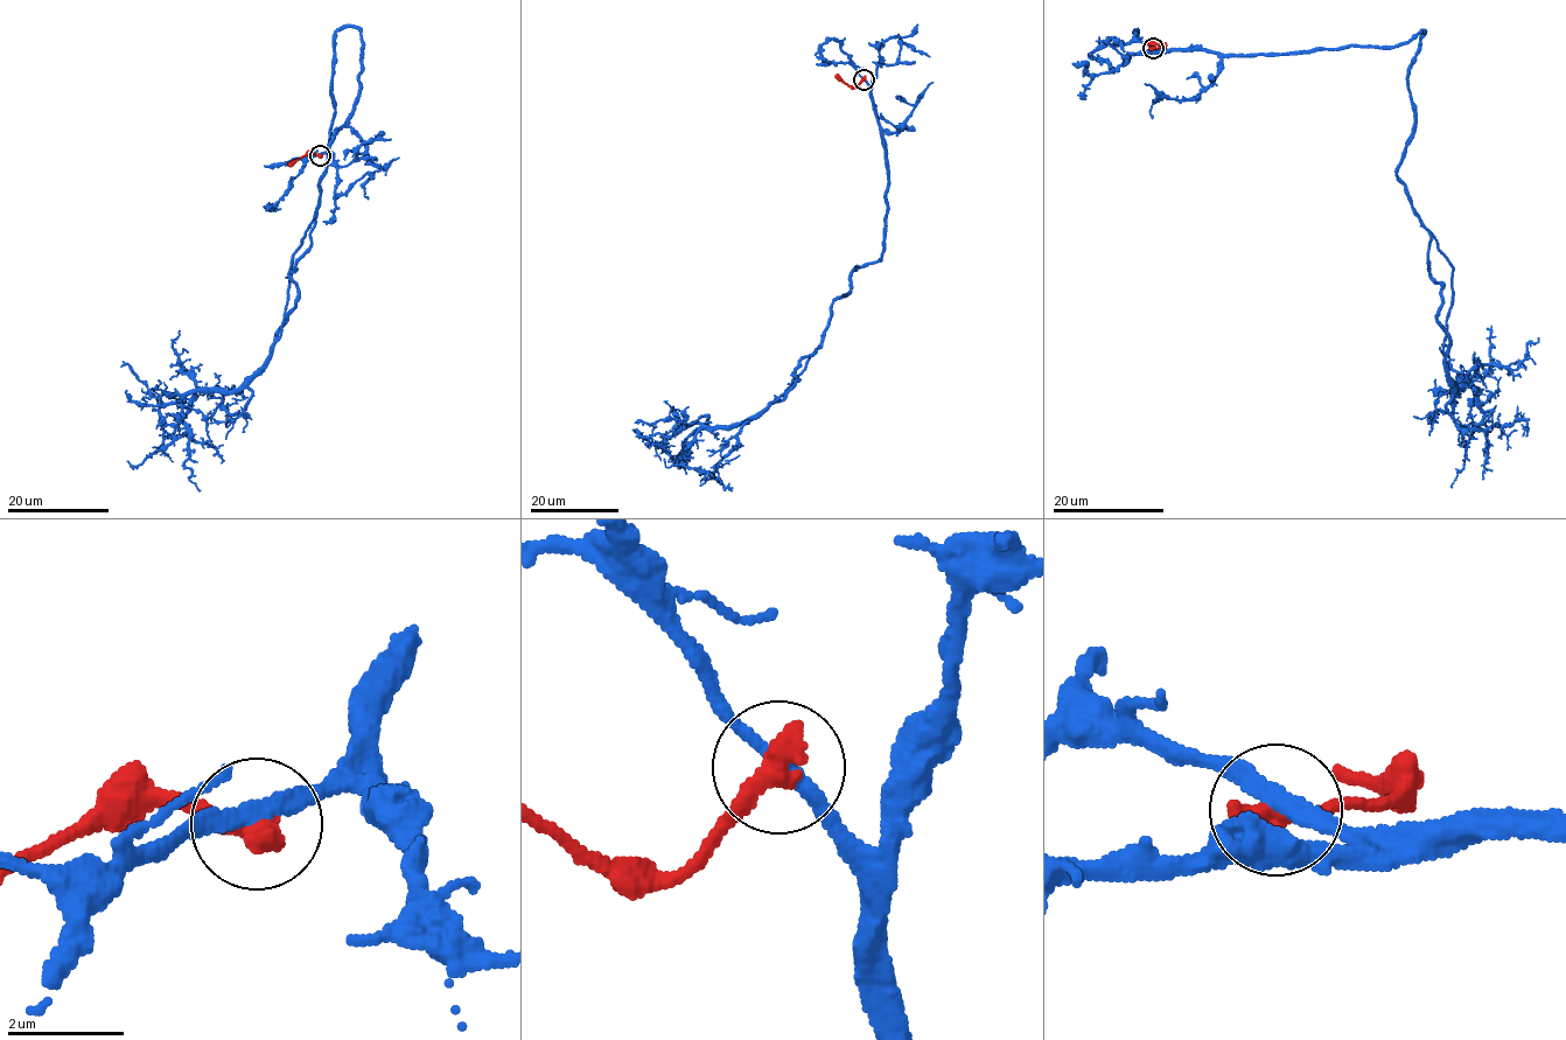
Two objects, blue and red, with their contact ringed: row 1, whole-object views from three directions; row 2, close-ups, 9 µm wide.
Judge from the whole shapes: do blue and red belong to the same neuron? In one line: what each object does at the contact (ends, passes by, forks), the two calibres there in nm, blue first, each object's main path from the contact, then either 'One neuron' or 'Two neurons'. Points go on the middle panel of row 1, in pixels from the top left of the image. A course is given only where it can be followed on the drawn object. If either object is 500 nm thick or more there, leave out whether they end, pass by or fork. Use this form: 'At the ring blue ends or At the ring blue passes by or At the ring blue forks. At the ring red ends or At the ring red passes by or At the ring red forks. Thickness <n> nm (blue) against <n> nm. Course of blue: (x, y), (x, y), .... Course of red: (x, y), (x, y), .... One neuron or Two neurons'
At the ring blue passes by. At the ring red ends. Thickness 240 nm (blue) against 480 nm. Course of blue: (864, 78), (888, 174), (882, 257), (852, 271), (825, 335), (766, 410), (677, 432), (672, 419), (635, 423). Course of red: (864, 78), (851, 88), (837, 74). Two neurons

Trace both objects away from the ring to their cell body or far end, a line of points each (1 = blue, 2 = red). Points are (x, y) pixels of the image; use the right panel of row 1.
1: (1152, 47), (1396, 47), (1423, 29), (1397, 174), (1453, 267), (1444, 349), (1453, 392), (1461, 381), (1433, 414)
2: (1152, 48), (1165, 46), (1146, 43)

